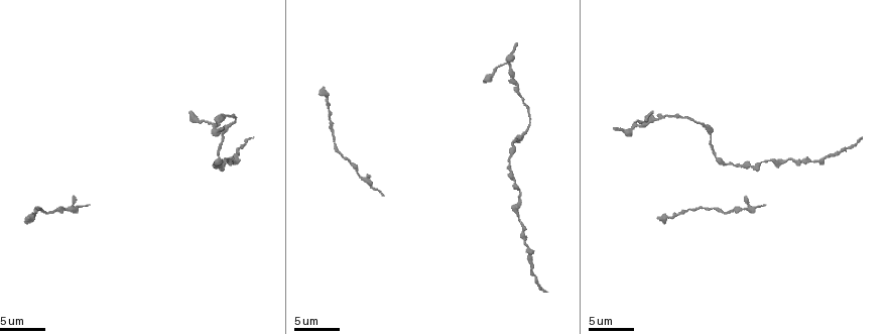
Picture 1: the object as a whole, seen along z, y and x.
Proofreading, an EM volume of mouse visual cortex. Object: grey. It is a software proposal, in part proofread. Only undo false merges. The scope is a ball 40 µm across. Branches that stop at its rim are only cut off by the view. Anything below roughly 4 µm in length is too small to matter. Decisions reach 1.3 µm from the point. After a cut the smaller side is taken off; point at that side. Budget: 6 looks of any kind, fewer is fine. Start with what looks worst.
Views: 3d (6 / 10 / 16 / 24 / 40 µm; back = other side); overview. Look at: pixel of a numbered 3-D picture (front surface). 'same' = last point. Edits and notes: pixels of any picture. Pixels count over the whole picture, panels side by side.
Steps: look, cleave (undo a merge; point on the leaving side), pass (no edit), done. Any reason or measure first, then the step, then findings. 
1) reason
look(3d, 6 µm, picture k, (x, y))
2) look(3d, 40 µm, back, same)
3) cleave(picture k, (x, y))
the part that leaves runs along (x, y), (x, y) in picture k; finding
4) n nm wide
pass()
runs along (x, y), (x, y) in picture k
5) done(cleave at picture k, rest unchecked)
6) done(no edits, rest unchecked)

three-way junction
look(3d, 10 µm, picture 1, (65, 208))

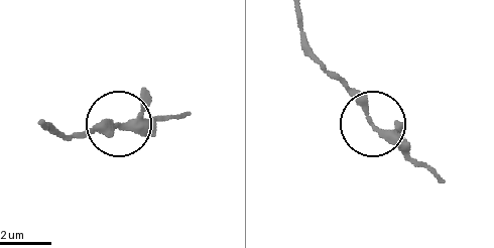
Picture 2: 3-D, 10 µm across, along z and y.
pass()
continuous, no second neuron

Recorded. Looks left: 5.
three arms meet
look(3d, 10 µm, picture 1, (816, 162))

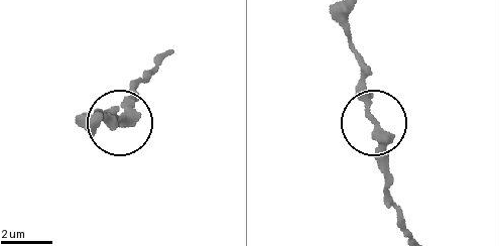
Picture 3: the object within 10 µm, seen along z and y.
3 arms
pass()
one neuron here

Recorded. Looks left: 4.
look(3d, 6 µm, picture 1, (748, 166))

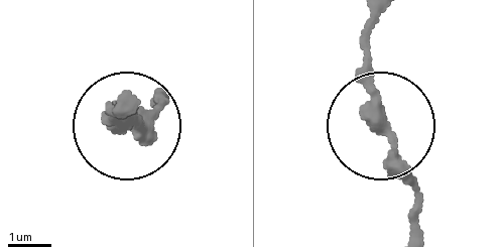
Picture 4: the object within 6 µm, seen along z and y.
look(3d, 6 µm, back, picture 4, (373, 116))

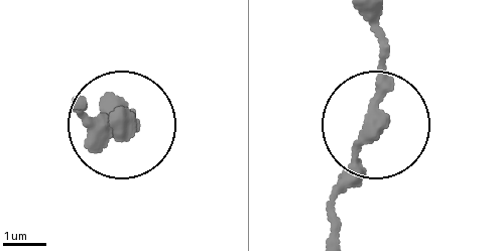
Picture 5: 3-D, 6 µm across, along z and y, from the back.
pass()
runs along (384, 129), (373, 118), (384, 53), (377, 21) in picture 5; continuous, no second neuron

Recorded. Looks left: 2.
done(no edits, rest unchecked)

